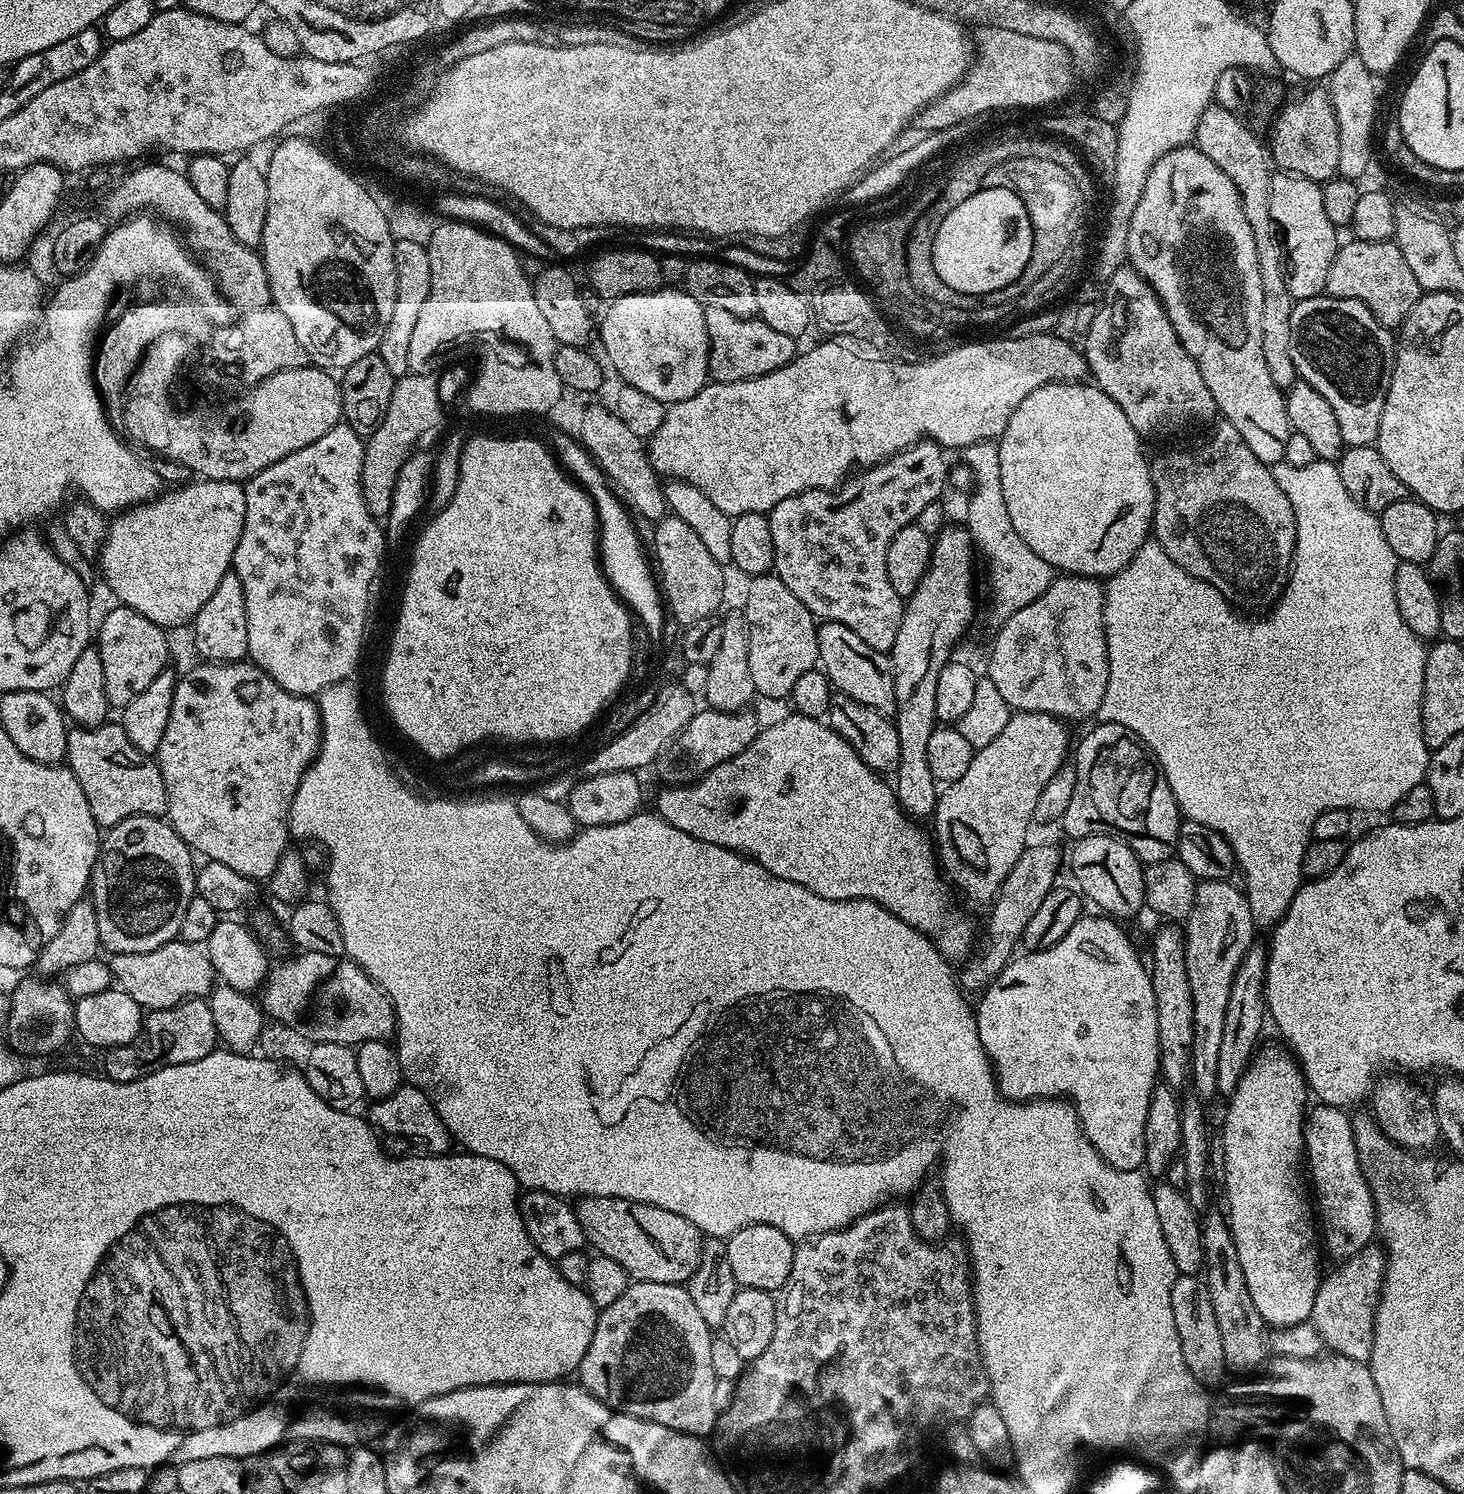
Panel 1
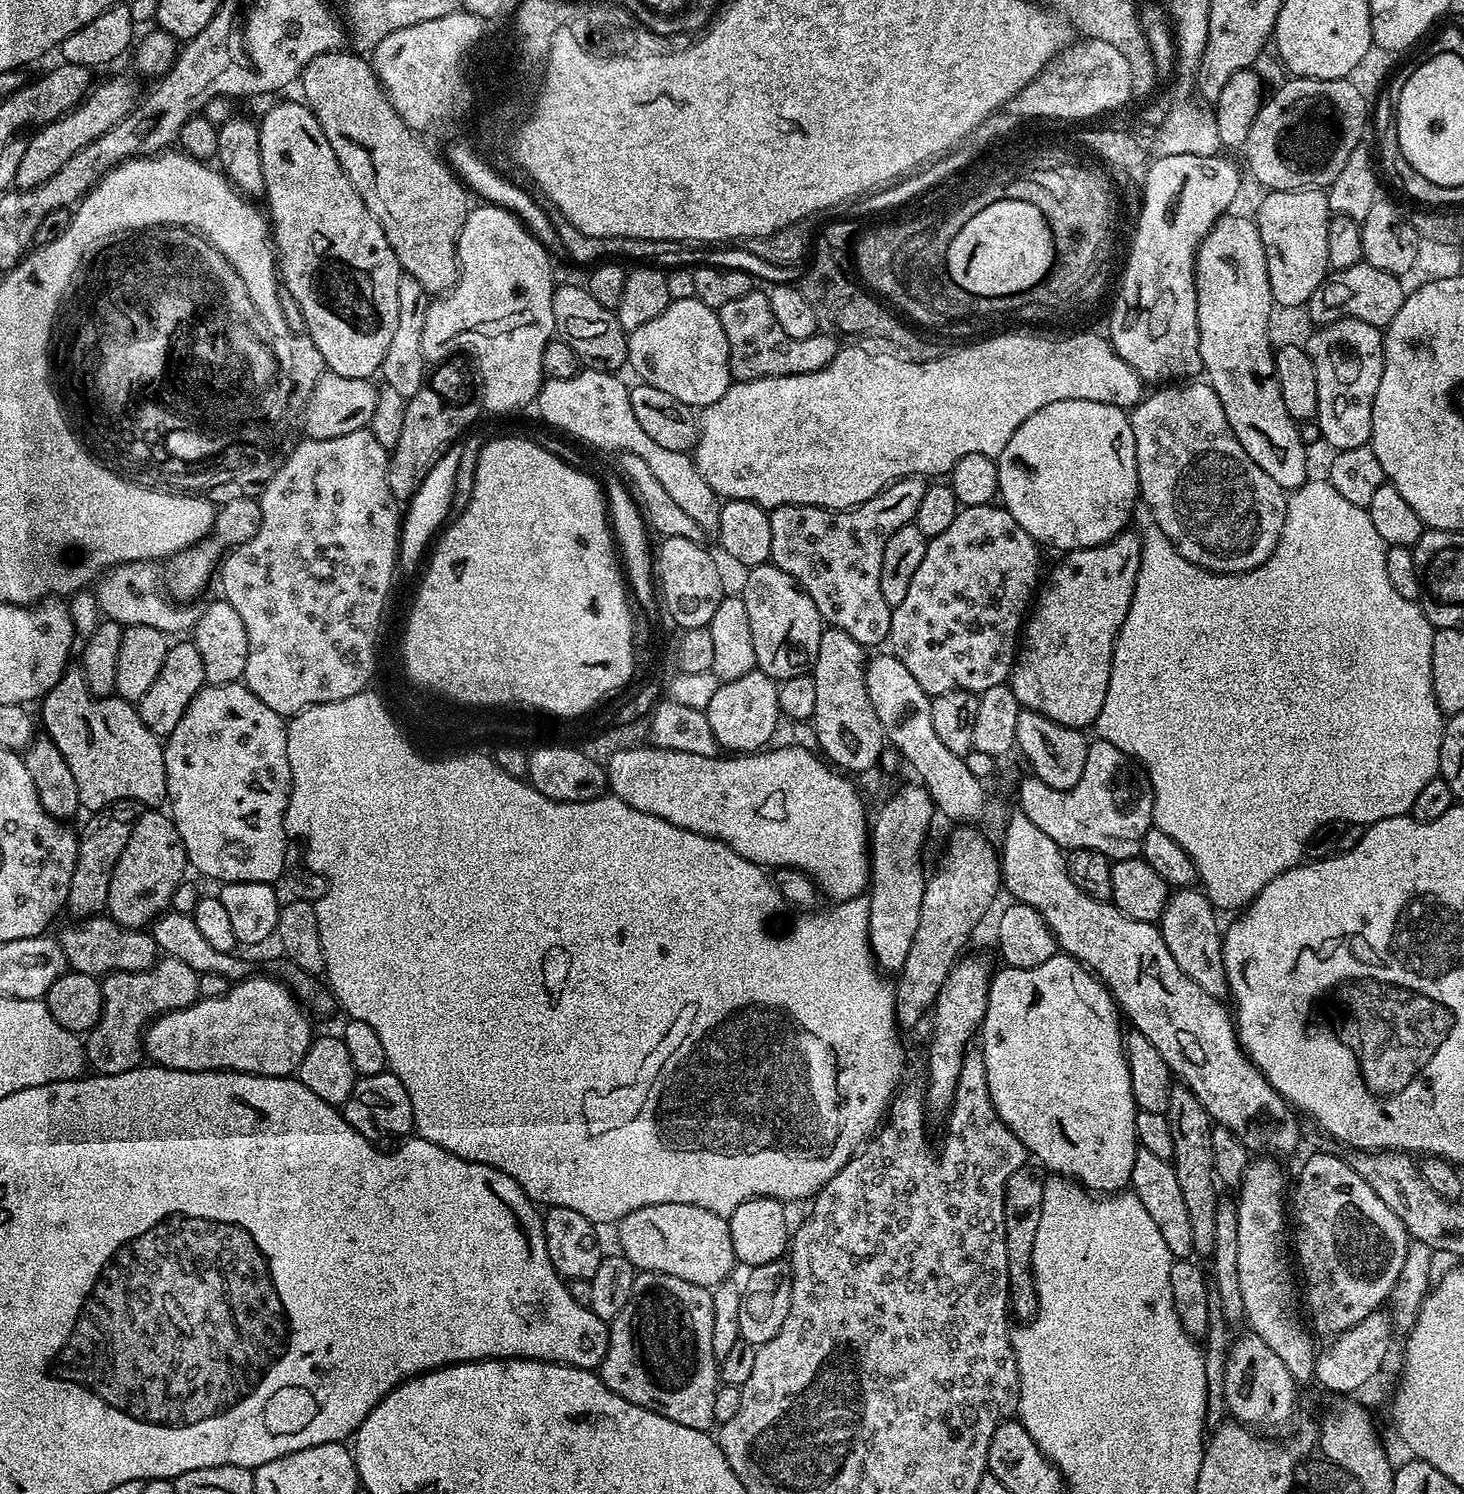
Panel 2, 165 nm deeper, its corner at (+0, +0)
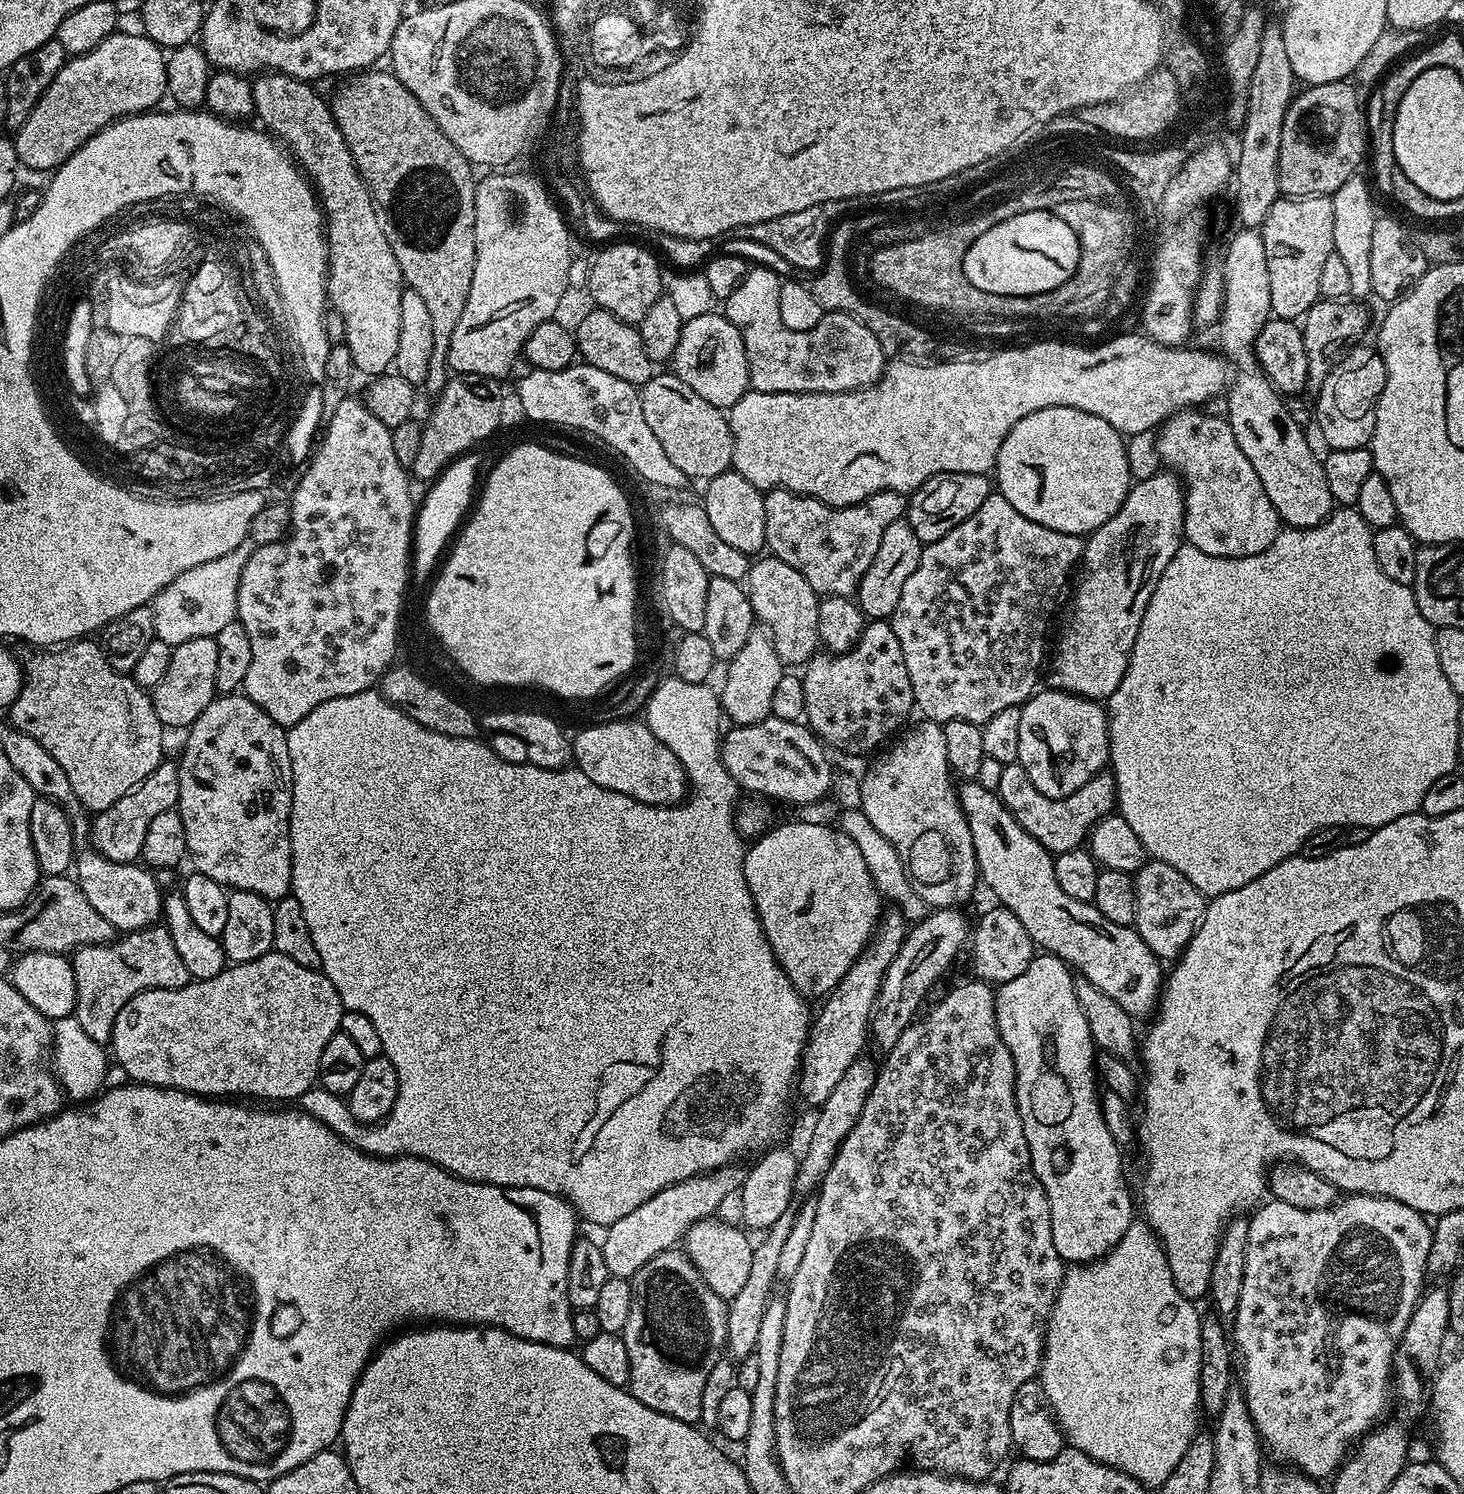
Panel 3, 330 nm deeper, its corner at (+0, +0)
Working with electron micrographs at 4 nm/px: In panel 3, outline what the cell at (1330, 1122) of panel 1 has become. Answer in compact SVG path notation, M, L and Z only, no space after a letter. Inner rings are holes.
M1348 1194L1337 1199L1332 1207L1322 1210L1298 1210L1298 1206L1290 1206L1281 1200L1269 1199L1251 1213L1248 1220L1246 1270L1242 1274L1242 1290L1238 1298L1236 1315L1230 1320L1230 1340L1234 1345L1235 1355L1238 1357L1238 1380L1244 1389L1250 1418L1254 1422L1263 1447L1267 1453L1269 1450L1276 1459L1273 1461L1291 1466L1295 1471L1304 1473L1305 1476L1321 1478L1320 1476L1329 1475L1328 1477L1331 1477L1343 1465L1354 1442L1367 1436L1385 1419L1384 1411L1388 1408L1388 1400L1390 1408L1392 1355L1396 1352L1400 1339L1404 1337L1404 1331L1410 1322L1410 1314L1414 1314L1416 1305L1420 1303L1428 1271L1432 1230L1433 1225L1421 1213L1385 1196Z

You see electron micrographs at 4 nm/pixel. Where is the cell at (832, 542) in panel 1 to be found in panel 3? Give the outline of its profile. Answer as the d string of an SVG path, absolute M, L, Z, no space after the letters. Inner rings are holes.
M785 488L764 492L766 502L766 548L786 566L794 566L816 595L855 597L862 574L870 570L882 534L890 522L901 519L906 500L899 492L879 492L860 504L835 508L814 496L803 496Z

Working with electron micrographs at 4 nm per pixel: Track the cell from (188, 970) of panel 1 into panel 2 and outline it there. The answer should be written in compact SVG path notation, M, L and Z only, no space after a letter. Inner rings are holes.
M107 914L89 916L83 922L72 923L76 924L58 932L58 939L73 972L103 978L109 972L141 972L152 967L158 959L151 931L123 928Z

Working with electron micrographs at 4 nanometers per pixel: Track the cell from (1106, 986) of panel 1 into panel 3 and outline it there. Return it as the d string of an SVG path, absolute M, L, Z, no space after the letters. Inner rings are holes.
M1040 954L1033 959L1030 974L1014 978L1010 982L1001 984L995 989L998 1030L1000 1031L1002 1042L1006 1042L1006 1046L1014 1058L1014 1070L1016 1071L1016 1105L1022 1118L1024 1137L1026 1138L1028 1149L1032 1155L1032 1169L1038 1178L1038 1182L1042 1182L1042 1186L1046 1190L1046 1198L1050 1206L1050 1218L1052 1219L1054 1250L1058 1250L1061 1260L1072 1266L1077 1264L1090 1264L1093 1260L1102 1259L1111 1248L1118 1246L1122 1234L1126 1234L1128 1227L1134 1223L1134 1216L1132 1216L1134 1192L1133 1189L1132 1192L1128 1189L1128 1184L1124 1181L1124 1160L1120 1157L1123 1156L1122 1150L1114 1142L1114 1138L1108 1129L1108 1124L1104 1121L1101 1093L1099 1091L1096 1093L1096 1084L1098 1088L1098 1065L1096 1063L1098 1049L1096 1045L1092 1043L1090 1026L1086 1026L1086 1014L1082 1014L1082 1006L1078 1006L1078 998L1074 994L1075 985L1076 980L1074 979L1073 973L1063 960L1060 960L1056 956Z

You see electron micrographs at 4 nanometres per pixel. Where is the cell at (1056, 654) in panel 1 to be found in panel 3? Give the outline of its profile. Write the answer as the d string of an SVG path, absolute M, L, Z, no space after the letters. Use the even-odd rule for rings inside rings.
M1159 471L1145 480L1137 479L1129 487L1126 498L1114 514L1114 518L1098 526L1098 530L1091 532L1084 540L1084 553L1080 556L1078 575L1071 589L1072 601L1064 612L1064 621L1061 622L1060 633L1056 636L1056 649L1053 652L1051 649L1050 652L1050 664L1052 660L1050 684L1053 689L1060 689L1084 699L1106 702L1110 694L1118 690L1122 674L1126 674L1126 666L1134 650L1134 638L1138 638L1138 626L1142 626L1142 614L1146 614L1146 606L1150 606L1150 594L1154 594L1154 586L1158 586L1162 570L1166 570L1166 566L1182 548L1184 534L1182 481L1171 471Z

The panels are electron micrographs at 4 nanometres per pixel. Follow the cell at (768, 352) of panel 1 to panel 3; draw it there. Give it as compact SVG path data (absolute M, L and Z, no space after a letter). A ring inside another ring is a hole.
M752 266L738 290L734 290L734 294L722 302L722 314L736 327L738 334L742 334L751 391L852 392L855 388L867 388L868 385L875 384L886 367L886 353L876 335L849 312L825 312L814 330L786 330L786 325L778 314L778 290L781 283L782 276L774 269Z

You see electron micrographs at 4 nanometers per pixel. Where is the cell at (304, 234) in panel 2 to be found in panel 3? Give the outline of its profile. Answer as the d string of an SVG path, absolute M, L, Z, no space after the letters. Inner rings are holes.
M281 72L257 75L252 80L255 115L281 145L290 149L318 193L326 217L330 257L328 302L344 319L342 340L354 358L357 373L375 378L393 367L398 354L404 275L390 250L380 213L356 169L346 138L342 138L342 130L334 122L329 101L312 88L315 87L309 81L283 76Z

